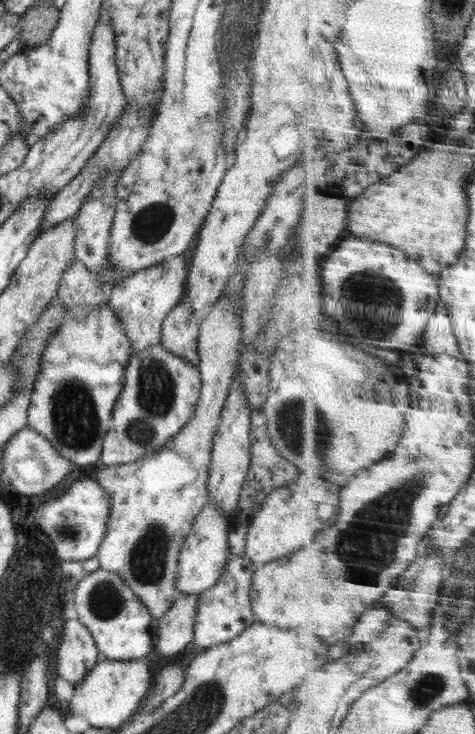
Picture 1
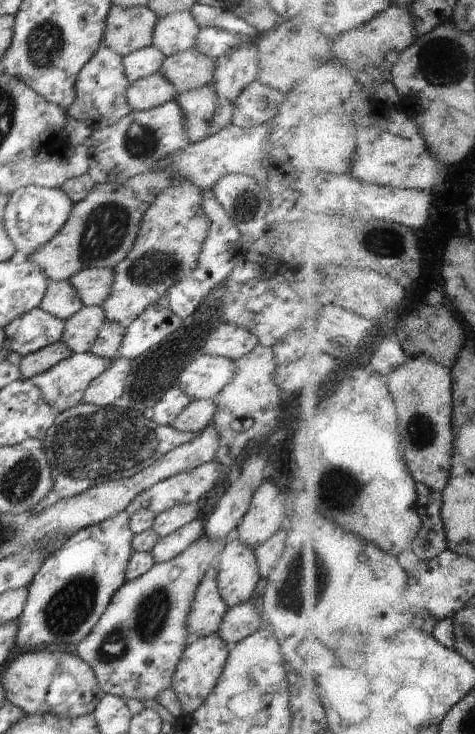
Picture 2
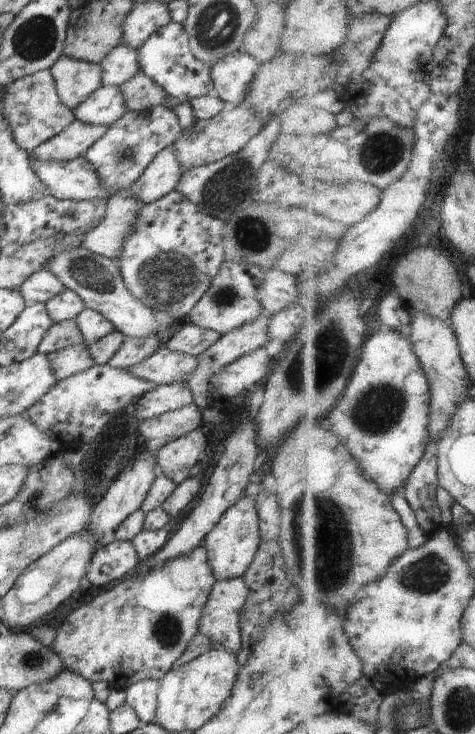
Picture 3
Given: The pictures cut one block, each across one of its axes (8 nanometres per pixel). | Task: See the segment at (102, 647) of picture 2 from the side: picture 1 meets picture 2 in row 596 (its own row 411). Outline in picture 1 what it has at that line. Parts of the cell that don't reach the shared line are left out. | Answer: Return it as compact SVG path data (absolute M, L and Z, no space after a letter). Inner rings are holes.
M161 343L150 345L142 352L132 352L124 374L124 390L114 405L111 428L104 435L100 462L110 466L128 464L160 450L187 426L200 392L201 377L197 368L164 350Z

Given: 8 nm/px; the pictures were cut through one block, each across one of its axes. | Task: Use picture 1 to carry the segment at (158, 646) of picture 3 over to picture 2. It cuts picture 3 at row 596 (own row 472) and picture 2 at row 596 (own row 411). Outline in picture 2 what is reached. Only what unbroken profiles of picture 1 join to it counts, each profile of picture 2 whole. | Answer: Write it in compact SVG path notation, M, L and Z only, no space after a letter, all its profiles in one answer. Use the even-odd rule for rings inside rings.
M212 565L200 582L190 608L187 621L190 637L194 639L218 633L228 608L220 595L217 571Z

